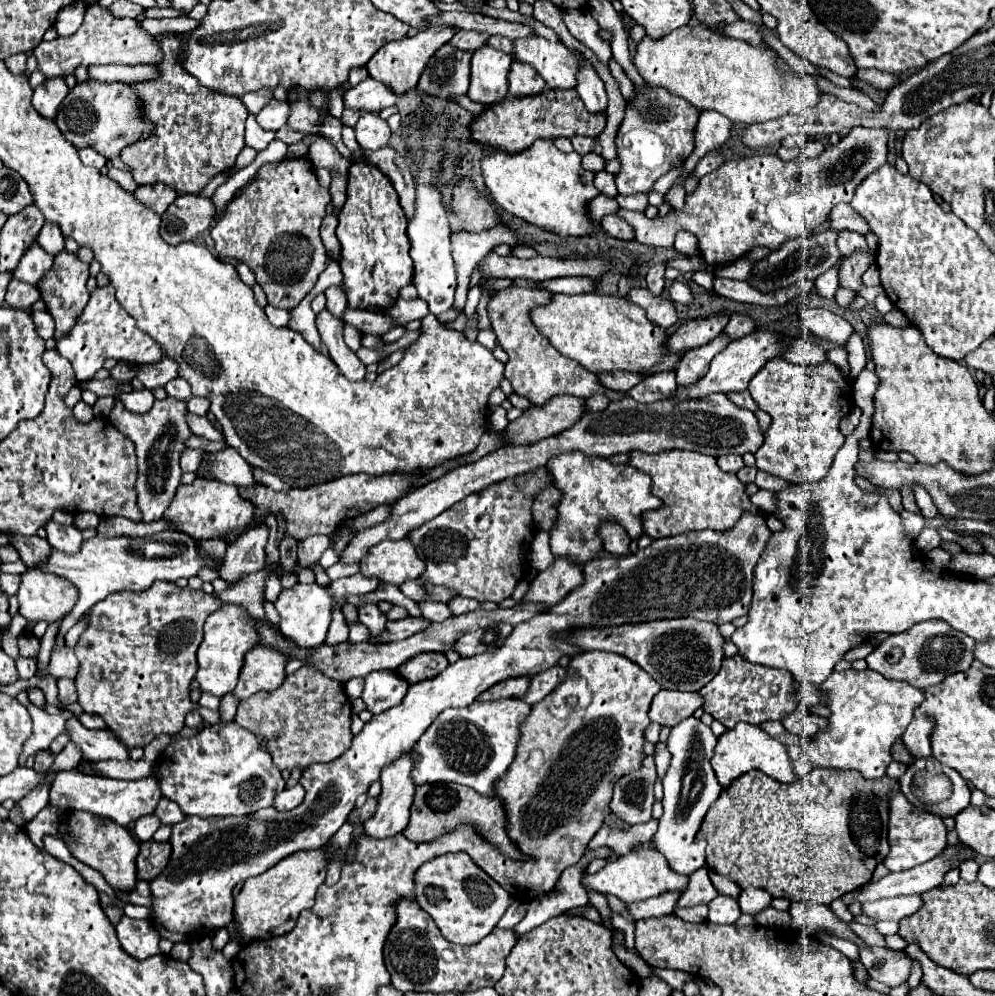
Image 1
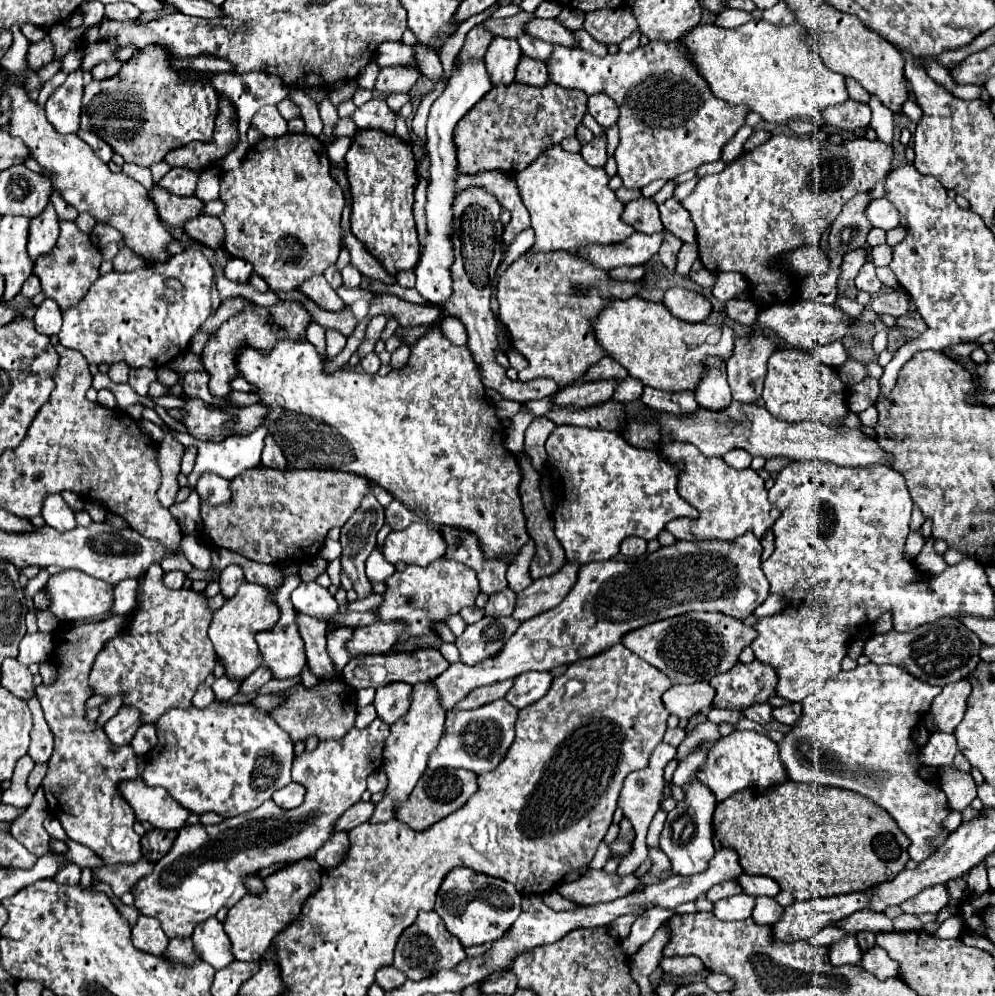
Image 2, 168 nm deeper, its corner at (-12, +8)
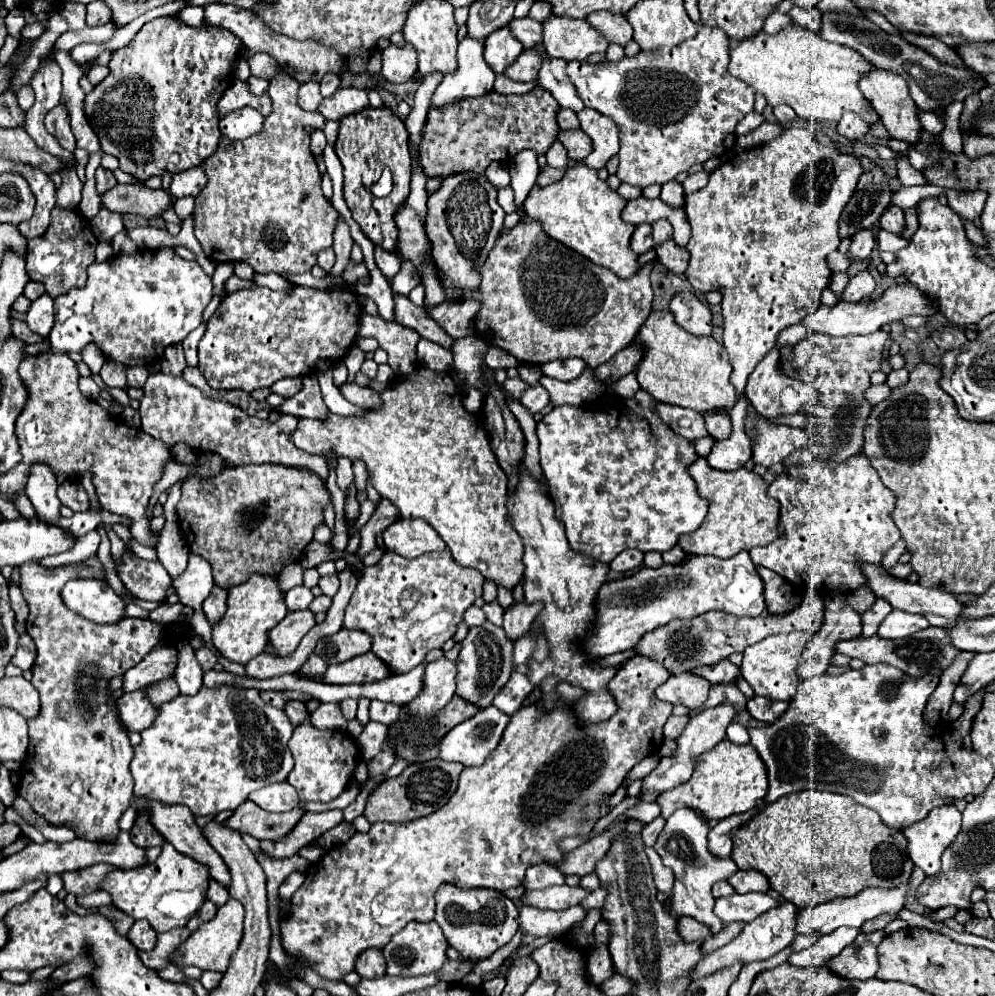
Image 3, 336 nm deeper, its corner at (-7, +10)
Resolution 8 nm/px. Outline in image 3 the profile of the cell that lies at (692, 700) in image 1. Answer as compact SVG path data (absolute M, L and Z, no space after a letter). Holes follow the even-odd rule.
M673 674L665 684L661 684L655 694L659 700L671 704L683 704L687 708L699 708L705 704L711 684L695 674Z

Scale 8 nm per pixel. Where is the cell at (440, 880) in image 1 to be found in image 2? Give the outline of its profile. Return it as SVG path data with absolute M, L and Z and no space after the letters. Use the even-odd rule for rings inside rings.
M460 866L444 878L434 912L444 920L448 932L456 936L462 946L480 946L498 940L520 916L520 894L504 880L488 878Z

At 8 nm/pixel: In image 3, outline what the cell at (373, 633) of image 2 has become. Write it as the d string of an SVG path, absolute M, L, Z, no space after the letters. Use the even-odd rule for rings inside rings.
M341 628L337 634L319 640L319 644L315 646L315 654L325 658L329 664L345 662L369 650L371 650L371 636L347 628Z

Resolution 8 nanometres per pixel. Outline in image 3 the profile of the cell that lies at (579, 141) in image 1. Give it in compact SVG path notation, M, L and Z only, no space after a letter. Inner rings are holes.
M561 108L557 116L559 116L559 126L561 126L563 130L579 130L579 118L577 118L575 112Z

